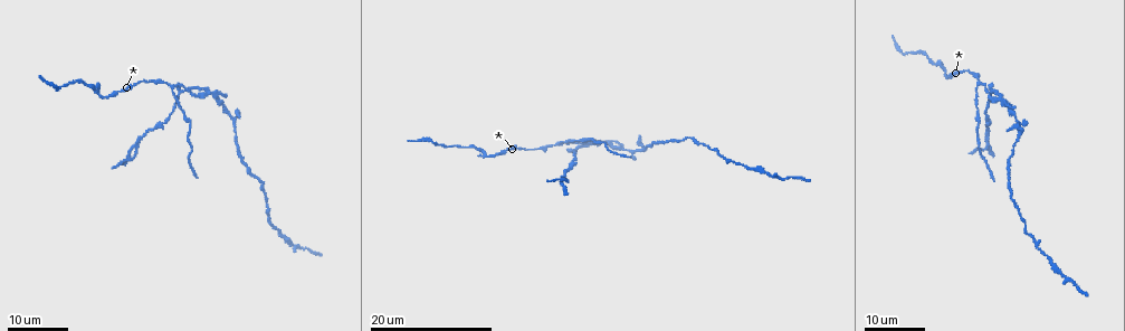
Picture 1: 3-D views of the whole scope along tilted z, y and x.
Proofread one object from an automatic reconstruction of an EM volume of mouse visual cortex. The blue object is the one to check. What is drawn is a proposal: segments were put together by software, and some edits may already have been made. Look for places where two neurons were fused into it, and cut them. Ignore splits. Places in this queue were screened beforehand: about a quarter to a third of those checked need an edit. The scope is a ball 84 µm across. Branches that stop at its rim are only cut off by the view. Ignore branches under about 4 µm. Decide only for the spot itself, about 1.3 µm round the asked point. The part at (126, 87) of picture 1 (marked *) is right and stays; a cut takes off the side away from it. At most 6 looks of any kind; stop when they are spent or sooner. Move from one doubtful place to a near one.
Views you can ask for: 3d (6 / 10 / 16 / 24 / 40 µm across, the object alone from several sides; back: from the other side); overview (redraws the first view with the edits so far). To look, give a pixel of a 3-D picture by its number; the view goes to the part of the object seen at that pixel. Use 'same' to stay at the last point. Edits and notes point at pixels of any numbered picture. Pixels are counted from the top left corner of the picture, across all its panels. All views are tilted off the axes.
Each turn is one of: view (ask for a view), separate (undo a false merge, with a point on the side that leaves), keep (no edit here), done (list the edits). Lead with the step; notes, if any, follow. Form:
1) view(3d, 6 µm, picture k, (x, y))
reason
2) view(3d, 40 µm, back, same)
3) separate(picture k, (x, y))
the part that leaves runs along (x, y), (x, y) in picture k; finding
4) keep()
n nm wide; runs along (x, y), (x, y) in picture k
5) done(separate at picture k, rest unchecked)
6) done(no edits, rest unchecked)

view(3d, 24 µm, picture 1, (979, 84))
three arms meet

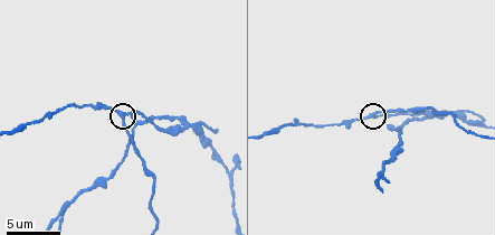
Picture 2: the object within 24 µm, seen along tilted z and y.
view(3d, 10 µm, picture 2, (125, 122))

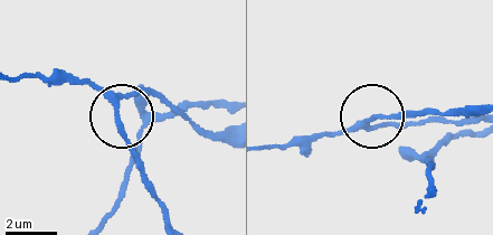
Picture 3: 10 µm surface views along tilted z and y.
separate(picture 3, (123, 134))
the part that leaves runs along (112, 101), (163, 219) in picture 3; a second neuron is stuck on

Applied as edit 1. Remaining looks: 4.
view(3d, 10 µm, picture 2, (183, 119))

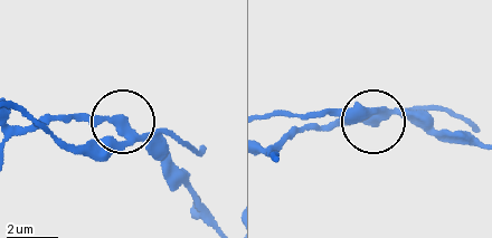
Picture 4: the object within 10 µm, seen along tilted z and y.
separate(picture 4, (429, 127))
the part that leaves runs along (144, 136), (206, 224) in picture 4; two neurons meet here

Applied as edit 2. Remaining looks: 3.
view(3d, 24 µm, picture 1, (433, 143))
calibre changes

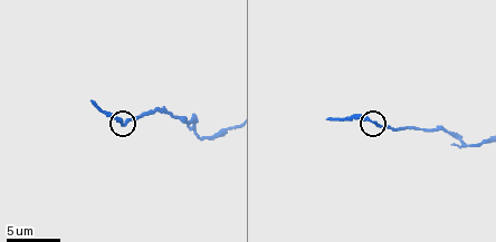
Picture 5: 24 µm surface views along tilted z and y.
view(3d, 6 µm, picture 5, (372, 122))

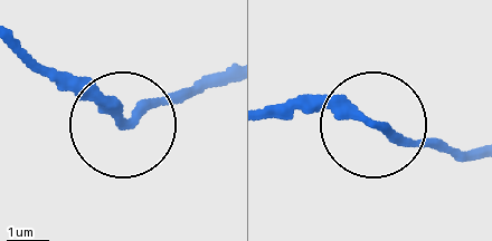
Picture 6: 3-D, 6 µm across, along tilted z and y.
keep()
200 nm wide; runs along (472, 153), (397, 143), (337, 115), (274, 114) in picture 6; one neuron here

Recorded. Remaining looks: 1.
done(separate at picture 3, separate at picture 4, rest unchecked)

